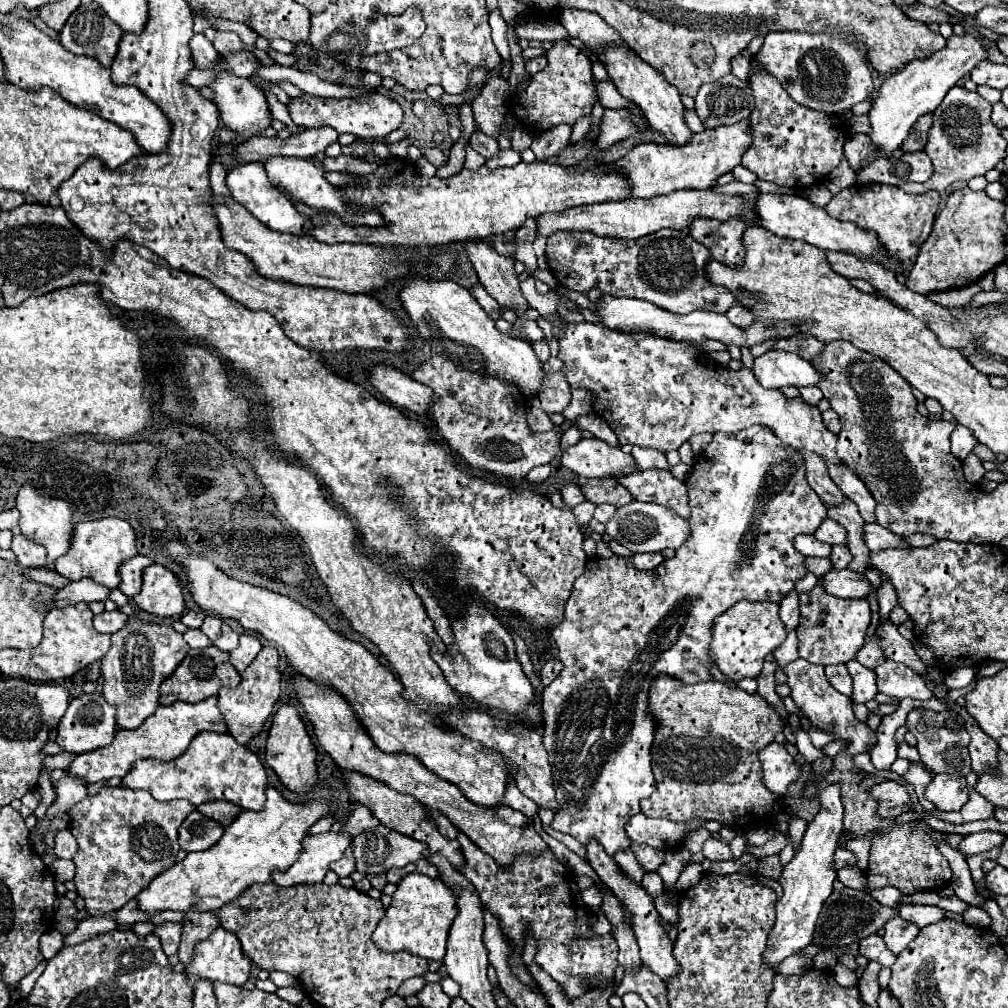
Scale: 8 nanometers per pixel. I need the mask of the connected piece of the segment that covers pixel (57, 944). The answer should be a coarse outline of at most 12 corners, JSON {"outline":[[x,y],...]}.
{"outline":[[51,929],[41,937],[41,953],[47,961],[63,947],[63,935]]}

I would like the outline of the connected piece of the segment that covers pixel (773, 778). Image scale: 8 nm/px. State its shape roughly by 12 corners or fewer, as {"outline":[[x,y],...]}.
{"outline":[[769,743],[759,751],[763,781],[783,797],[799,777],[799,765],[785,743]]}

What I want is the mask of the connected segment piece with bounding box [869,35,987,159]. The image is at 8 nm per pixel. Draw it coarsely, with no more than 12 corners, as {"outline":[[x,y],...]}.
{"outline":[[979,39],[887,77],[869,111],[869,139],[891,159],[911,125],[933,113],[987,59]]}

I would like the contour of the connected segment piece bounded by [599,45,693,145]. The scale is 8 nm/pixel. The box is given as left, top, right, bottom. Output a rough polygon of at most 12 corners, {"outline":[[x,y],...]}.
{"outline":[[609,45],[611,81],[669,145],[687,145],[679,91],[637,53]]}

